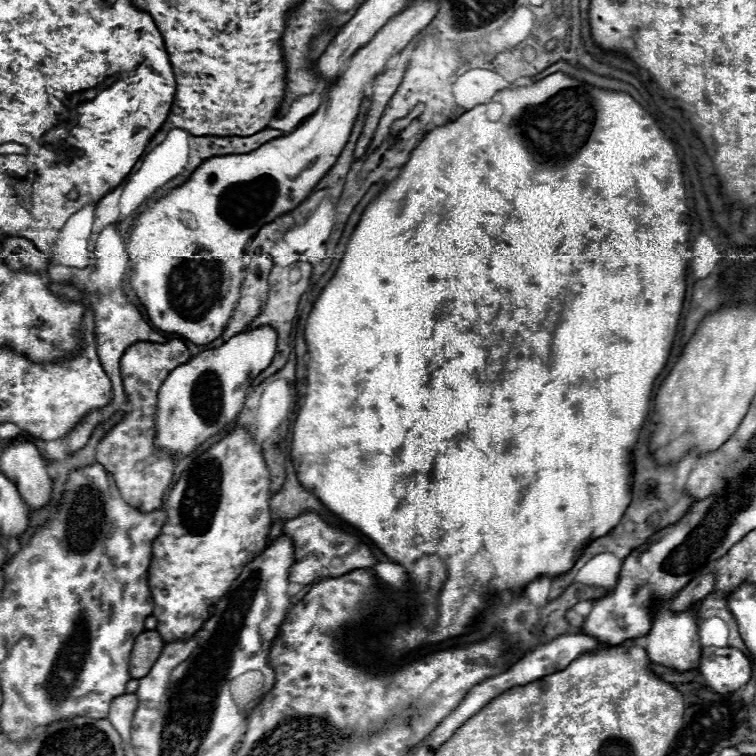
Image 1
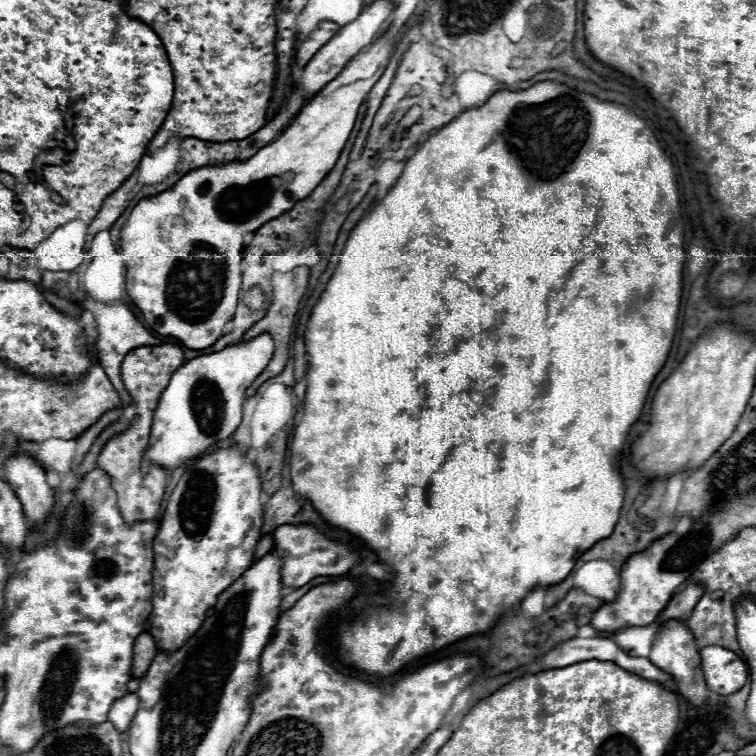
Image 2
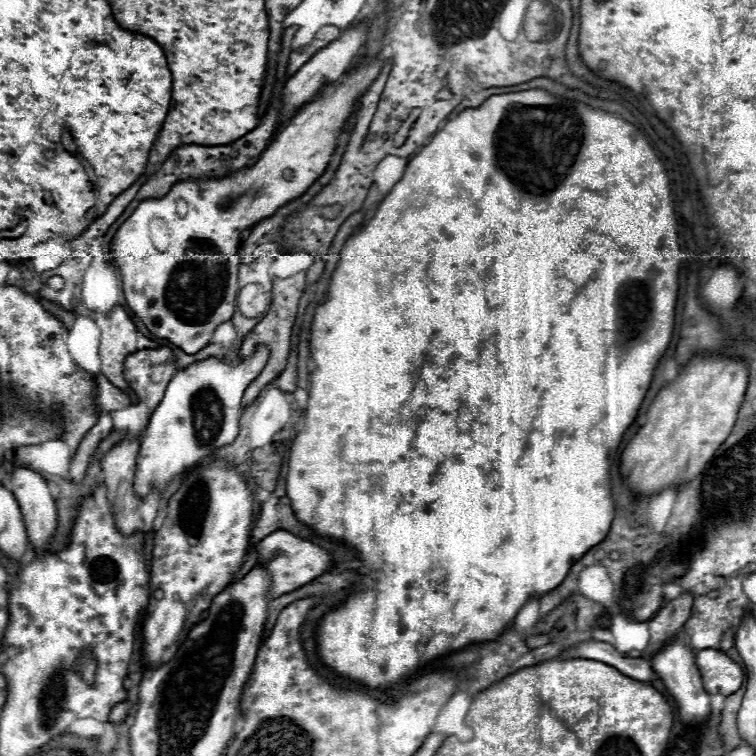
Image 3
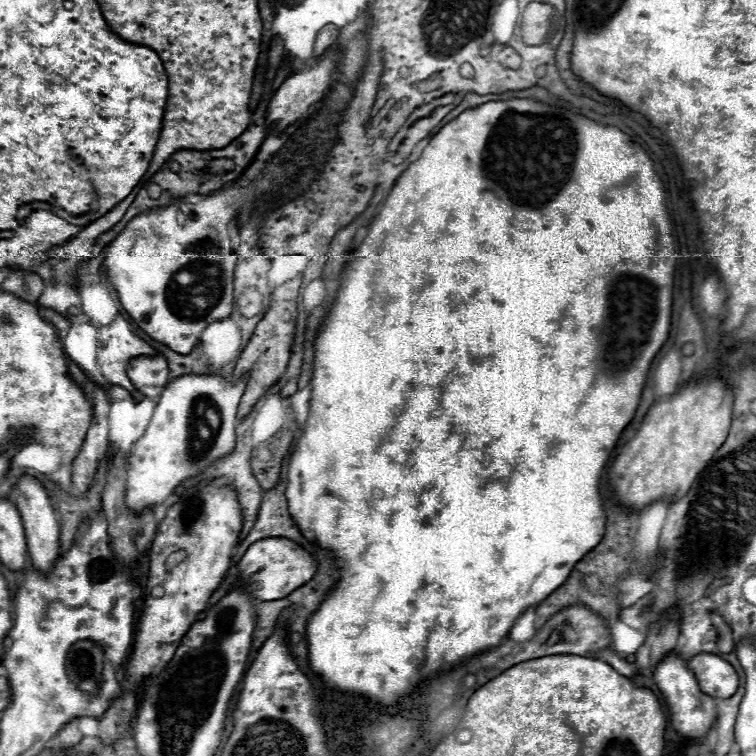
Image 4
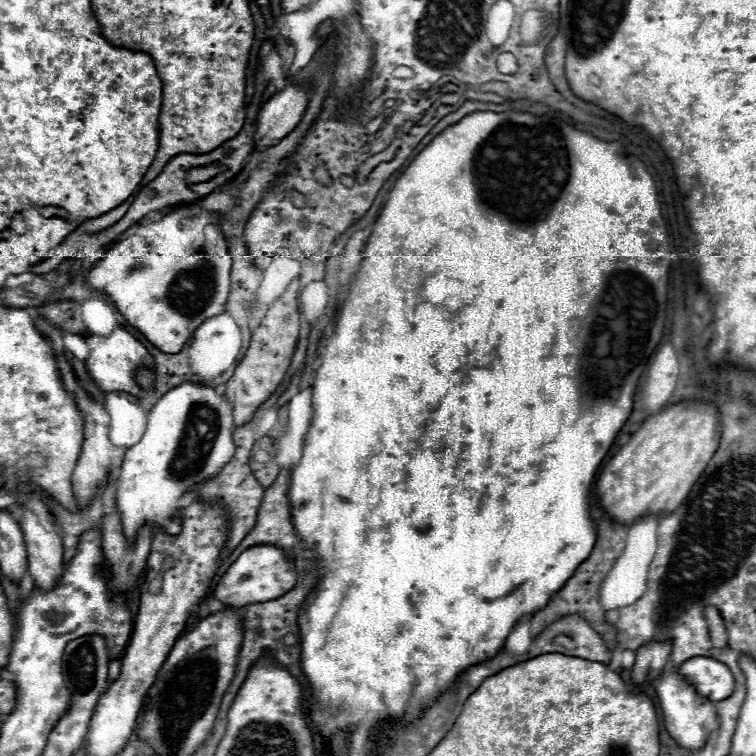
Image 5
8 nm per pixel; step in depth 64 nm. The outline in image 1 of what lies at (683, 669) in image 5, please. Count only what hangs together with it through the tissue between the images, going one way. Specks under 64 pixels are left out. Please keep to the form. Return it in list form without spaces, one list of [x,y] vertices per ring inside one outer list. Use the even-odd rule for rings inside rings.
[[[708,646],[702,650],[700,672],[714,692],[728,694],[748,684],[752,662],[736,648]]]

